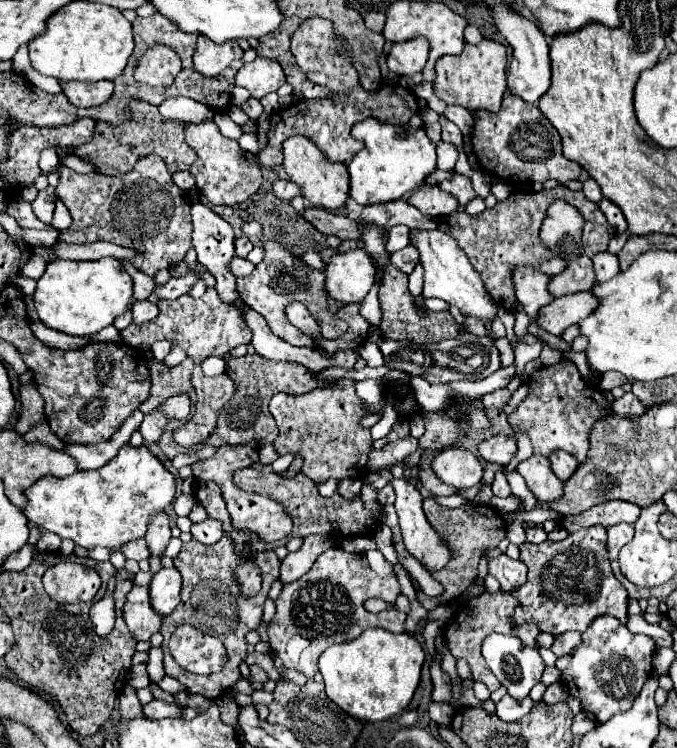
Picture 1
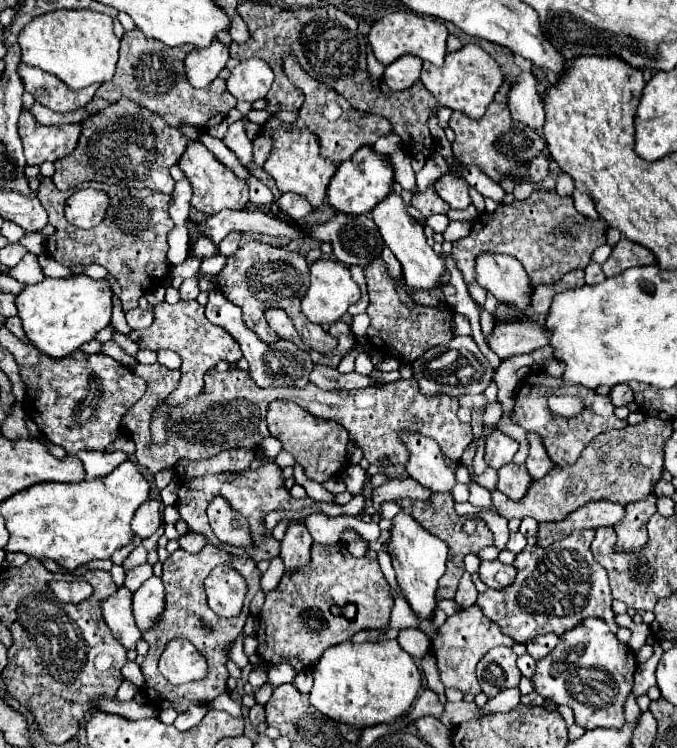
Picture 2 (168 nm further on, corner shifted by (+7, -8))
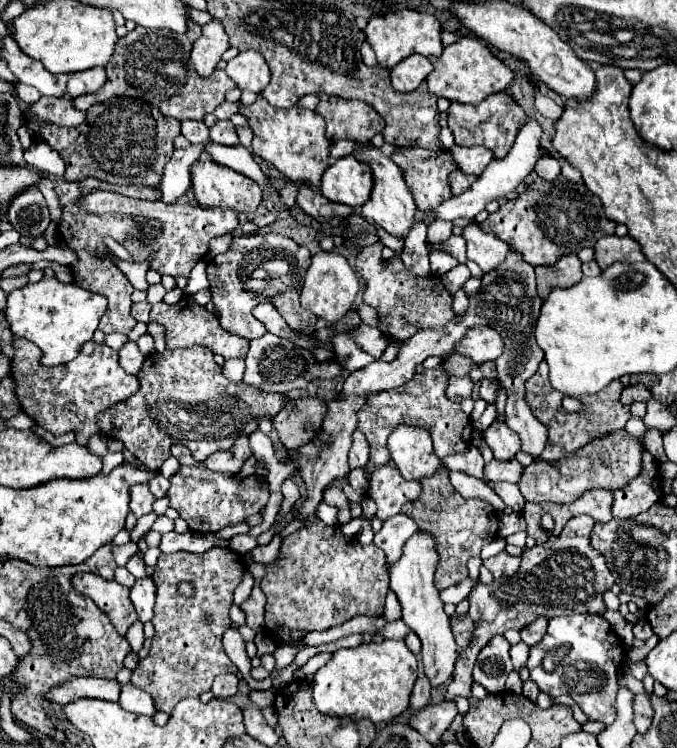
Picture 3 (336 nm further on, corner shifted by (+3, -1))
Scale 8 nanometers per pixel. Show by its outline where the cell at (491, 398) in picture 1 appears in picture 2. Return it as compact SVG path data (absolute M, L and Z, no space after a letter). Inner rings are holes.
M463 394L459 396L459 406L469 410L483 410L487 406L487 400L483 394Z

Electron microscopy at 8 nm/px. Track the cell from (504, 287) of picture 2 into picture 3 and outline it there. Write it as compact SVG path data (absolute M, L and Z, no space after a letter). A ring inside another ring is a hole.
M471 225L463 229L463 237L467 239L467 257L475 261L483 273L491 273L497 269L509 255L509 245L495 235L487 235L479 229L479 225Z

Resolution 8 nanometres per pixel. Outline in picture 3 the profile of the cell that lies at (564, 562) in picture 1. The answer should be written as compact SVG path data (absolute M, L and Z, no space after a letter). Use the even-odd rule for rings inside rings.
M579 515L567 521L559 537L549 537L543 545L535 545L525 549L521 555L521 567L515 575L495 579L489 585L477 583L469 593L469 615L473 615L477 623L477 635L473 635L473 643L461 651L453 683L449 683L447 699L453 701L455 695L471 695L471 671L479 651L489 643L497 633L505 633L507 629L521 631L525 625L533 623L537 617L561 617L573 613L605 613L603 593L613 587L613 575L607 569L605 557L591 547L589 535L595 521L587 515Z

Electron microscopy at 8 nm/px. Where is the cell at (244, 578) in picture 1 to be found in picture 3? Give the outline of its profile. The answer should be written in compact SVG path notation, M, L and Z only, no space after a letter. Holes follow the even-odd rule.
M181 467L179 473L171 477L171 489L169 489L167 497L171 499L171 507L179 511L179 517L187 521L191 531L215 533L215 531L221 531L223 527L245 523L249 515L259 513L269 501L269 483L267 481L263 483L263 479L255 479L251 475L239 477L239 475L225 475L219 471L207 471L201 467Z

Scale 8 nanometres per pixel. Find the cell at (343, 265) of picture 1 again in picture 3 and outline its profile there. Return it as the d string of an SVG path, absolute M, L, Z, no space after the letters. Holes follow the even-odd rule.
M321 251L311 259L311 267L305 275L305 285L301 291L301 305L315 313L319 319L325 319L327 323L337 323L353 305L359 291L357 275L347 263L347 259L335 251Z

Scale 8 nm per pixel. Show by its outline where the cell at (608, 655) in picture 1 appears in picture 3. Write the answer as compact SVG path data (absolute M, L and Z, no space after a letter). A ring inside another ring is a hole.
M581 613L549 621L545 639L529 651L527 669L541 691L553 697L571 695L589 721L611 725L615 719L615 695L619 689L617 677L623 661L623 641L613 633L609 621L595 613Z

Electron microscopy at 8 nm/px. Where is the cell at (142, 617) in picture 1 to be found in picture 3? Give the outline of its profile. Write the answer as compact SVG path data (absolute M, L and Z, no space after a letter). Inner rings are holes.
M77 573L71 583L81 595L87 595L97 603L119 635L125 635L137 621L137 613L129 599L129 587L123 587L117 581L107 581L95 573Z

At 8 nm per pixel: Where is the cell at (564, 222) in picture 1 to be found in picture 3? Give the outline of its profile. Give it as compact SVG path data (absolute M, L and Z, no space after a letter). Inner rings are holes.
M575 253L561 257L553 267L535 267L535 273L537 273L537 291L541 299L547 299L551 289L573 287L583 277L581 259Z

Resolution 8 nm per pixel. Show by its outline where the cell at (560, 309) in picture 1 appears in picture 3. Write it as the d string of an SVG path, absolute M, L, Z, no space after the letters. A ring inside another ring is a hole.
M479 325L467 331L467 335L455 345L455 351L477 359L477 363L495 361L503 353L503 337L491 327Z

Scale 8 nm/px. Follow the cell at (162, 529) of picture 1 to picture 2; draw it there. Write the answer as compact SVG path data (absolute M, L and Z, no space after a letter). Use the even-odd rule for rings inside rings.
M151 498L149 502L143 502L139 508L137 508L137 514L133 516L133 532L141 538L147 538L151 536L157 526L161 524L161 504L159 500Z

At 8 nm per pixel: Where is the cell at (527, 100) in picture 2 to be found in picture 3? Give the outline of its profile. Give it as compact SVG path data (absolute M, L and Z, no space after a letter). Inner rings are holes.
M527 119L527 123L519 129L519 135L517 135L511 151L501 161L493 159L487 165L487 169L477 177L477 181L469 187L469 191L465 191L459 197L451 197L449 203L441 203L441 207L431 217L433 219L445 219L445 221L453 221L457 217L469 219L469 217L475 217L479 211L483 211L487 203L513 193L519 187L519 183L523 183L535 171L537 159L541 157L541 133L543 133L543 127L535 119Z

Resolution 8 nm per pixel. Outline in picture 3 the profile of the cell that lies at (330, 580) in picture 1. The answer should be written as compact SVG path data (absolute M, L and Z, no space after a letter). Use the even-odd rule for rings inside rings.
M323 521L313 523L291 533L281 543L279 559L261 581L261 591L267 597L265 629L281 643L289 643L295 631L325 631L359 615L383 615L385 595L389 591L389 573L385 567L385 553L375 545L363 545L357 537L345 537L339 527L329 527Z

